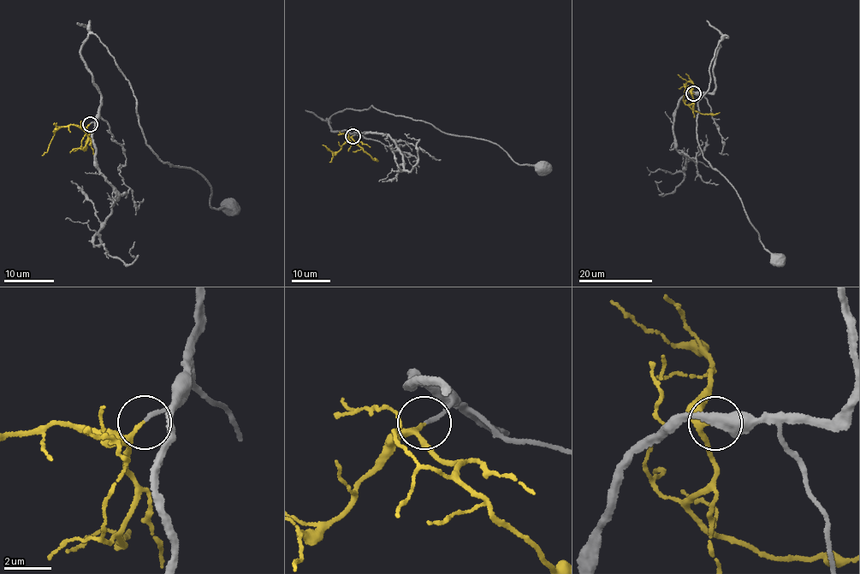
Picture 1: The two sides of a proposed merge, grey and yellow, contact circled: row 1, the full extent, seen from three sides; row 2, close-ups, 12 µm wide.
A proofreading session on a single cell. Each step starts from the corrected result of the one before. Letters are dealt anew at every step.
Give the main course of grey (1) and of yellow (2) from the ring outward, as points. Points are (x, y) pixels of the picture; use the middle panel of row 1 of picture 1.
1: (352, 136), (363, 136), (333, 131), (331, 116), (372, 106), (447, 133), (487, 139), (516, 162), (543, 169)
2: (352, 136), (351, 138), (359, 146), (378, 161)

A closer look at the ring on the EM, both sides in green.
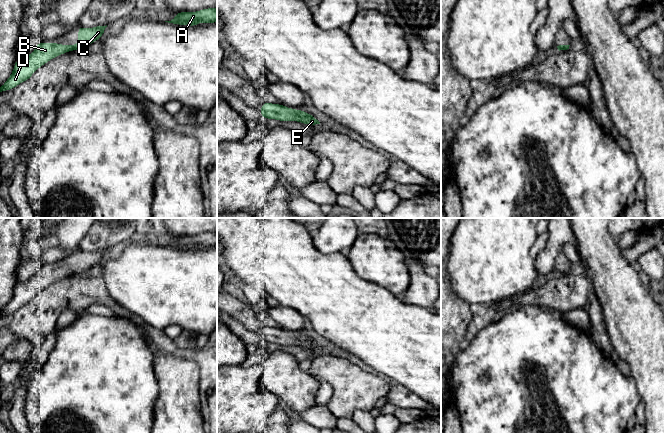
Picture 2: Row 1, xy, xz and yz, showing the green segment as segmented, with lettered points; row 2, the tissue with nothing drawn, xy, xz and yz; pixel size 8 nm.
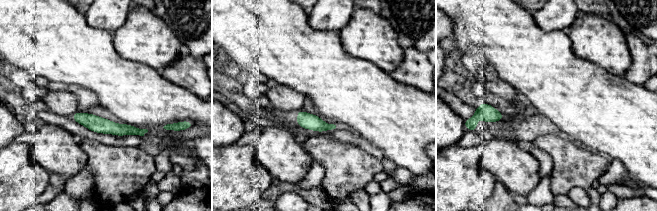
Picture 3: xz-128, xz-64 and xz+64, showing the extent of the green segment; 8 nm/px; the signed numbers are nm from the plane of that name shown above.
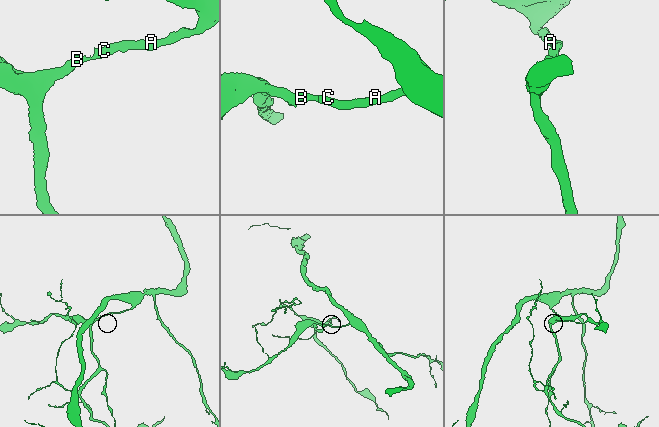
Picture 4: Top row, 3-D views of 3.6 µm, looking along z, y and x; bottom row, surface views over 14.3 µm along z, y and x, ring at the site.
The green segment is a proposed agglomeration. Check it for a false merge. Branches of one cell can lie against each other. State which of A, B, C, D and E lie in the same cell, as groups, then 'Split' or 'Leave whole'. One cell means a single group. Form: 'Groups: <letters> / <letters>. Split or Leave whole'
Groups: A B C D E. Leave whole

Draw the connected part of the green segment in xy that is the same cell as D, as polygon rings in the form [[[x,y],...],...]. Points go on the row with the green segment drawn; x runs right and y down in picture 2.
[[[97,26],[94,28],[78,27],[78,44],[61,45],[59,43],[37,43],[35,50],[27,57],[17,59],[11,76],[0,87],[0,92],[12,90],[20,83],[31,78],[32,74],[52,60],[54,57],[66,52],[80,50],[89,44],[100,39],[106,26]]]

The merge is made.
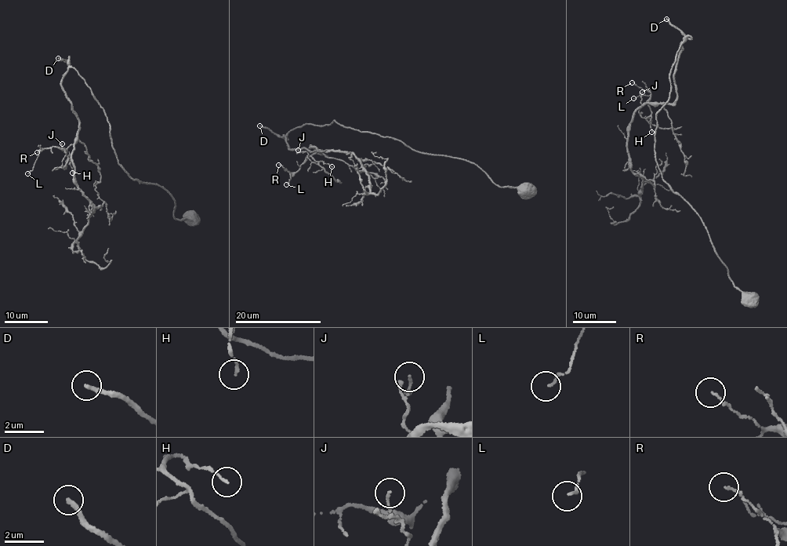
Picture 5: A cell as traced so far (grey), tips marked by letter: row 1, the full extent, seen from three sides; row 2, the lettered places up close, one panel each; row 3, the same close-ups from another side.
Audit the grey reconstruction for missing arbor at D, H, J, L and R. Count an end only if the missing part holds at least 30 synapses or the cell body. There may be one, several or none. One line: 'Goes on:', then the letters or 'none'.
Goes on: D

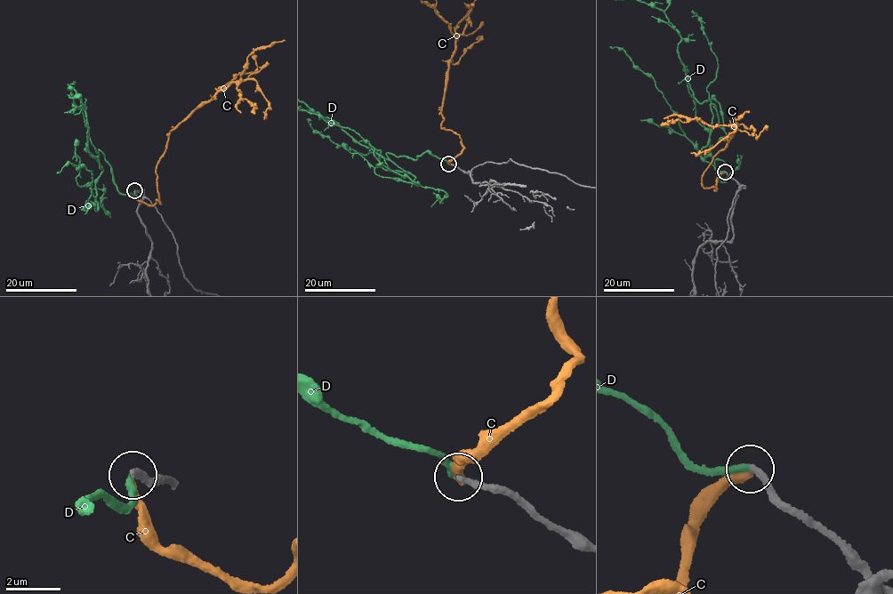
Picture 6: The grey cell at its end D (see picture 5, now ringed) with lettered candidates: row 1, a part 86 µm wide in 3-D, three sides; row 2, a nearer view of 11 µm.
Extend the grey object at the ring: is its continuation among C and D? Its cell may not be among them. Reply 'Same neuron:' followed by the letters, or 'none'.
Same neuron: D

